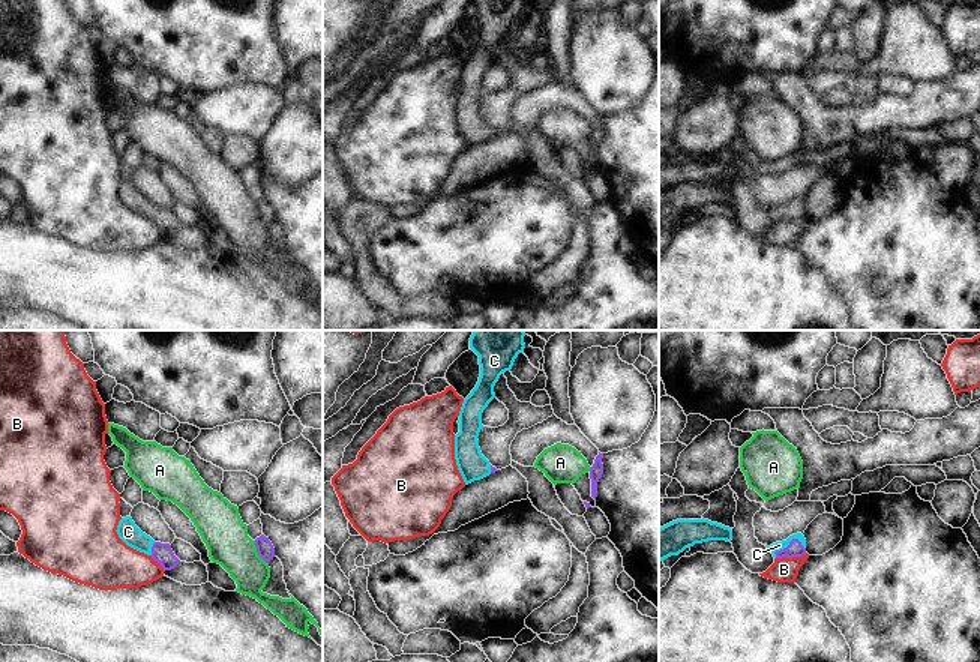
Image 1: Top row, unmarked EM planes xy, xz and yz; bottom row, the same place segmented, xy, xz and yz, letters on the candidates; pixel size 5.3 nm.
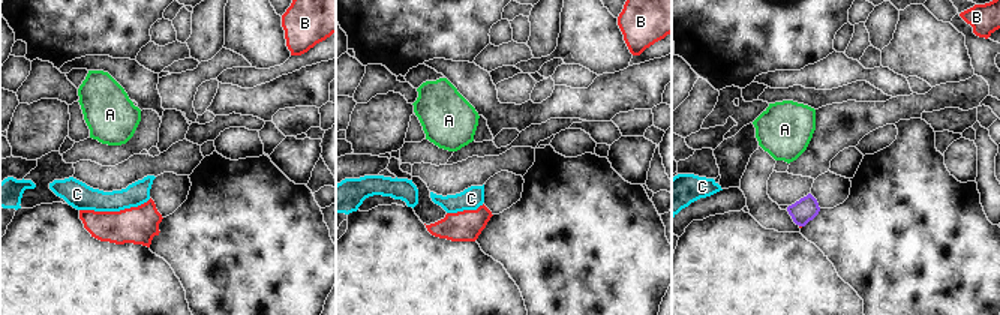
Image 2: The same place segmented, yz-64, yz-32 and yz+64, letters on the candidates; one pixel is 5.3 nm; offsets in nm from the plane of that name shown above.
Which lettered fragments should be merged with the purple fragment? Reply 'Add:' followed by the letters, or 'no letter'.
Add: C

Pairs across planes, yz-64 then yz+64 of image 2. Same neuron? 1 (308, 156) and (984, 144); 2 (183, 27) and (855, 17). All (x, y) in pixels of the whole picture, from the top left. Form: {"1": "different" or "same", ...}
{"1": "different", "2": "different"}

